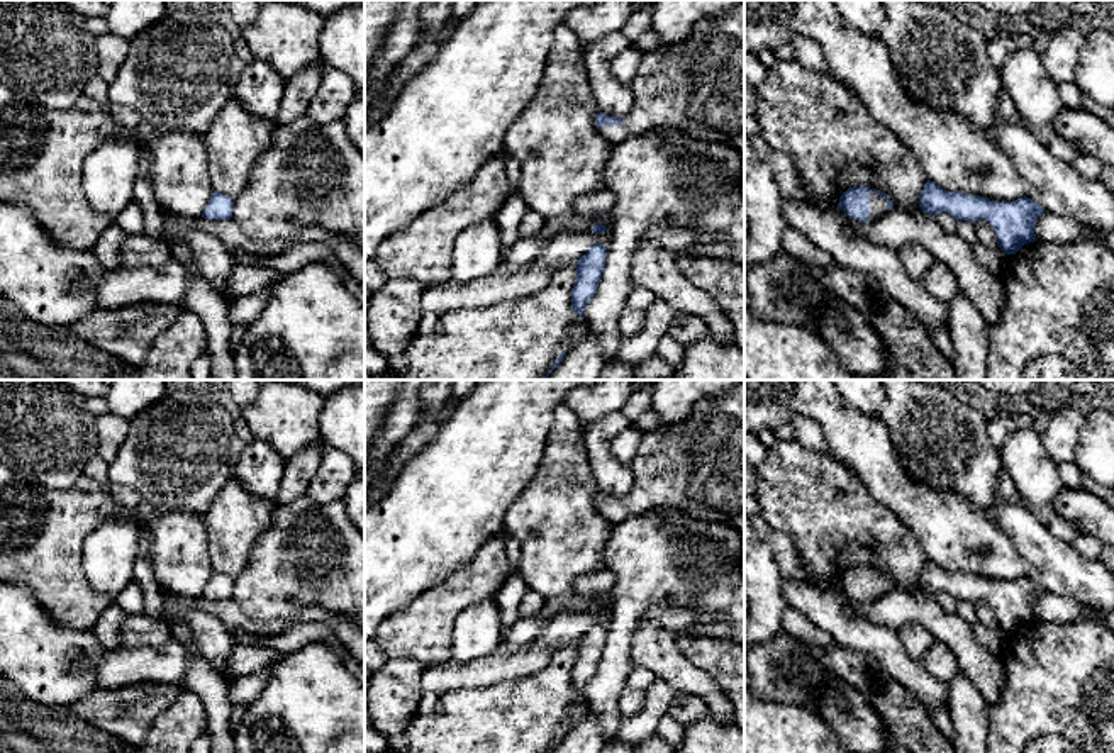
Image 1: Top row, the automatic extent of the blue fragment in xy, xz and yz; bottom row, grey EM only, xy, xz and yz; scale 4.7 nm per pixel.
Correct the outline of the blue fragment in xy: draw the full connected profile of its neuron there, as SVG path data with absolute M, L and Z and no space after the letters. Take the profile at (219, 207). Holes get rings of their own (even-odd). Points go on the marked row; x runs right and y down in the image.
M214 192L202 212L202 217L205 217L207 220L229 220L232 217L232 207L232 197Z

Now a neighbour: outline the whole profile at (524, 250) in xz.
M536 234L532 237L519 237L502 258L500 266L517 270L531 265L544 249L546 243L554 236Z

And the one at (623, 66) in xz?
M629 46L619 56L615 56L610 63L610 71L617 81L626 86L631 86L638 66L641 63L643 53Z

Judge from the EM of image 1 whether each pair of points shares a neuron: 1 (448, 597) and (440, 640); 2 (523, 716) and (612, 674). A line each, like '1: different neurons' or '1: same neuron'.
1: same neuron
2: different neurons

